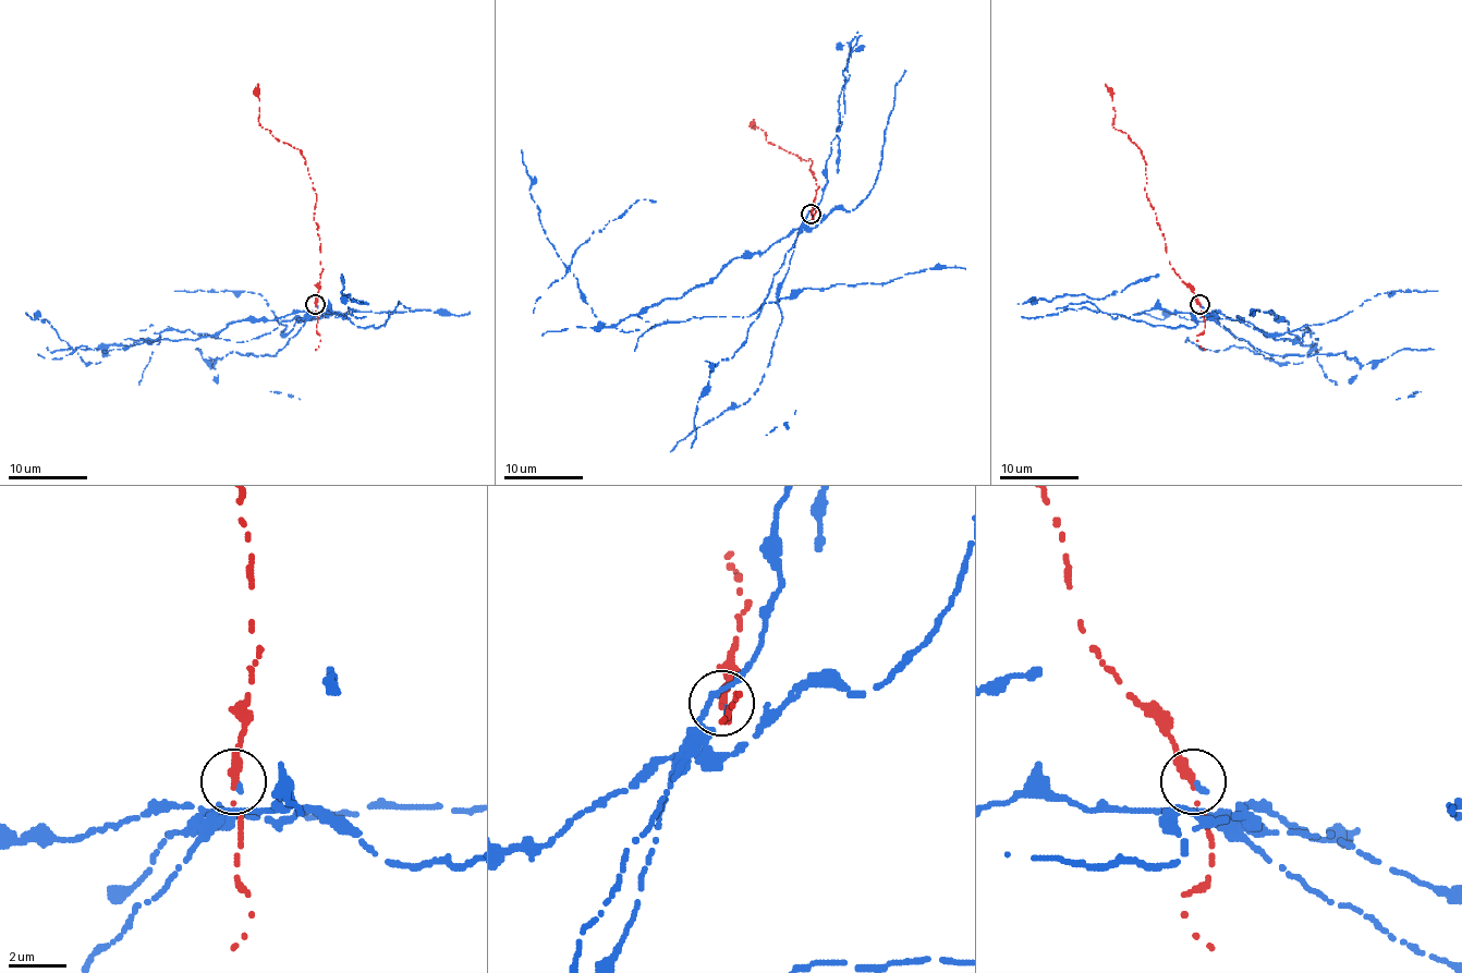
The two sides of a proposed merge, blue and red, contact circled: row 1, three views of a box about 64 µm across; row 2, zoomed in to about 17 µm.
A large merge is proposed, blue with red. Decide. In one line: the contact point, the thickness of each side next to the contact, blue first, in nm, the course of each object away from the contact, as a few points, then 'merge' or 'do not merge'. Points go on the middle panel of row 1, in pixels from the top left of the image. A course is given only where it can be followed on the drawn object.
at (811, 214); 170 nm thick on the blue side, 260 nm on the other; blue runs (813, 216), (764, 253), (745, 253), (708, 282), (609, 326), (592, 312), (543, 227), (521, 150); red runs (811, 214), (818, 185), (808, 170), (813, 160), (801, 160), (767, 143), (765, 133), (755, 129), (754, 119); do not merge

